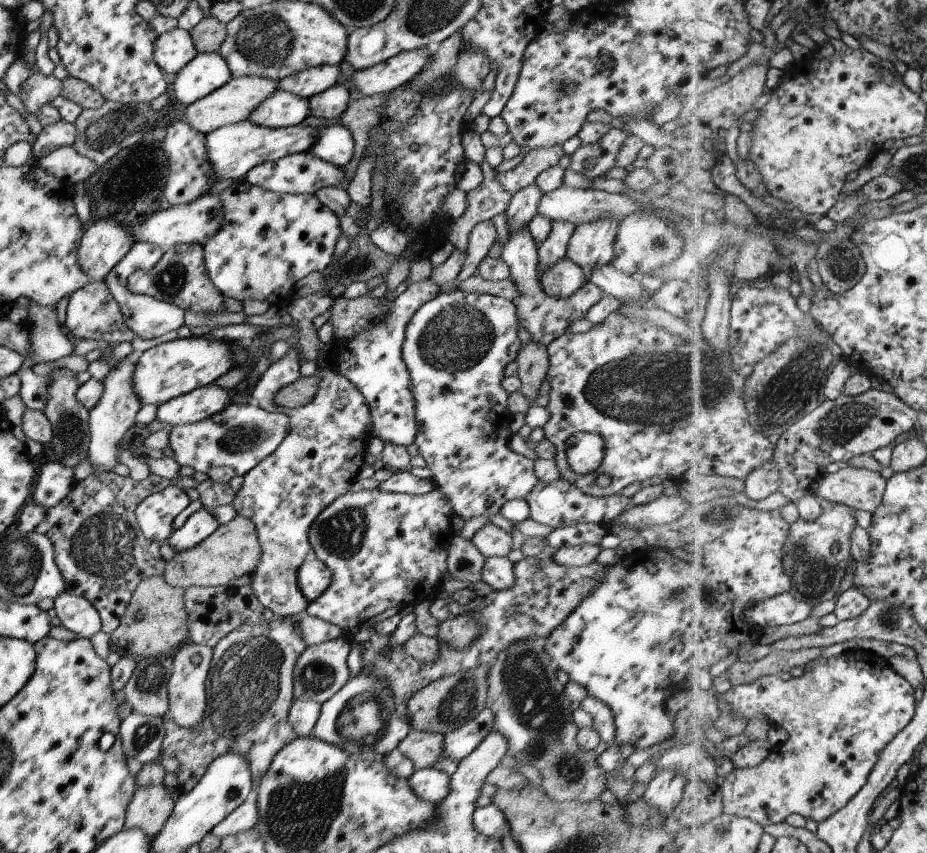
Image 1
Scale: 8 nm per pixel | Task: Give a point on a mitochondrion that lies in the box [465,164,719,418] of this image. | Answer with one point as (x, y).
(658, 244)

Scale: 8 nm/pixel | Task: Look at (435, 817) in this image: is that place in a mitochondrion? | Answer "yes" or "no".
no

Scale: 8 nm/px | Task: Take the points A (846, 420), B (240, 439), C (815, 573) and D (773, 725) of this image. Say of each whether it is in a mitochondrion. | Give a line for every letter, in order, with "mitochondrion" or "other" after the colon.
A: mitochondrion
B: mitochondrion
C: mitochondrion
D: other

